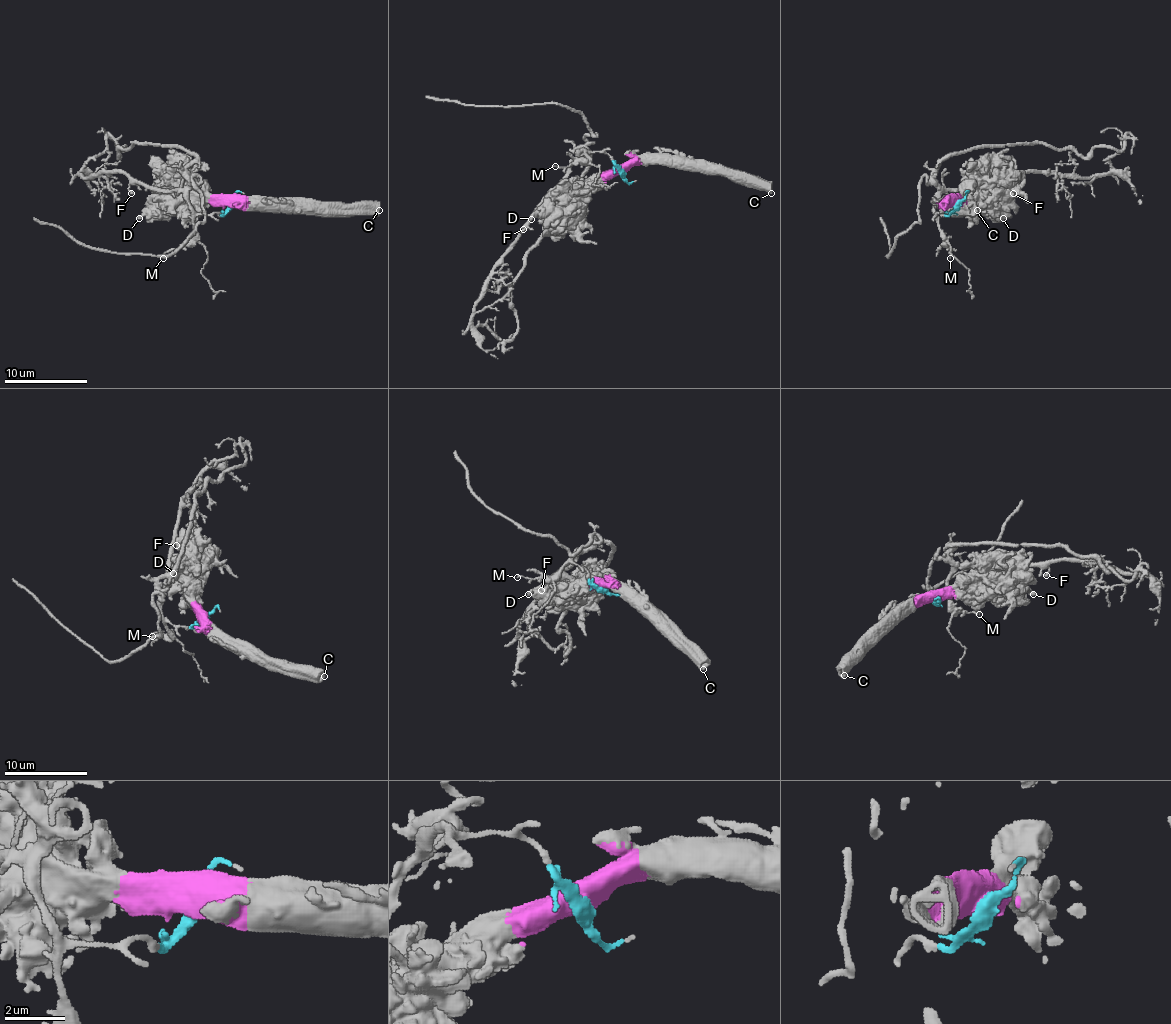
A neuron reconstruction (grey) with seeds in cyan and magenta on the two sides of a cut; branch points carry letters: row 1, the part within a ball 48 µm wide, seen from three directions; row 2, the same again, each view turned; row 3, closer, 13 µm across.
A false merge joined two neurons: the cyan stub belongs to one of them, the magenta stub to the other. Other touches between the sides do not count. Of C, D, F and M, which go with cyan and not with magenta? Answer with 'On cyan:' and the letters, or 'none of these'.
On cyan: F, M

